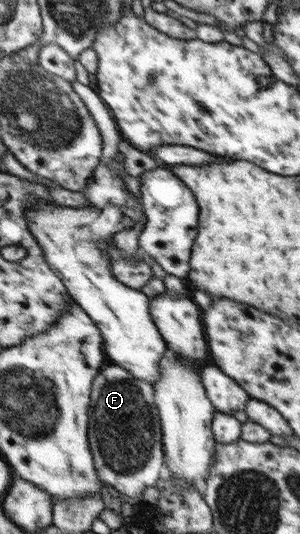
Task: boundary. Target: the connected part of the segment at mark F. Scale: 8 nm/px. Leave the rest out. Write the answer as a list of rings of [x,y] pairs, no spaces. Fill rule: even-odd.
[[[107,364],[93,381],[88,407],[87,435],[99,479],[105,486],[112,486],[127,497],[139,498],[141,503],[145,488],[158,486],[160,470],[166,459],[160,416],[153,395],[153,386],[148,382],[134,378],[132,373],[120,366]]]

